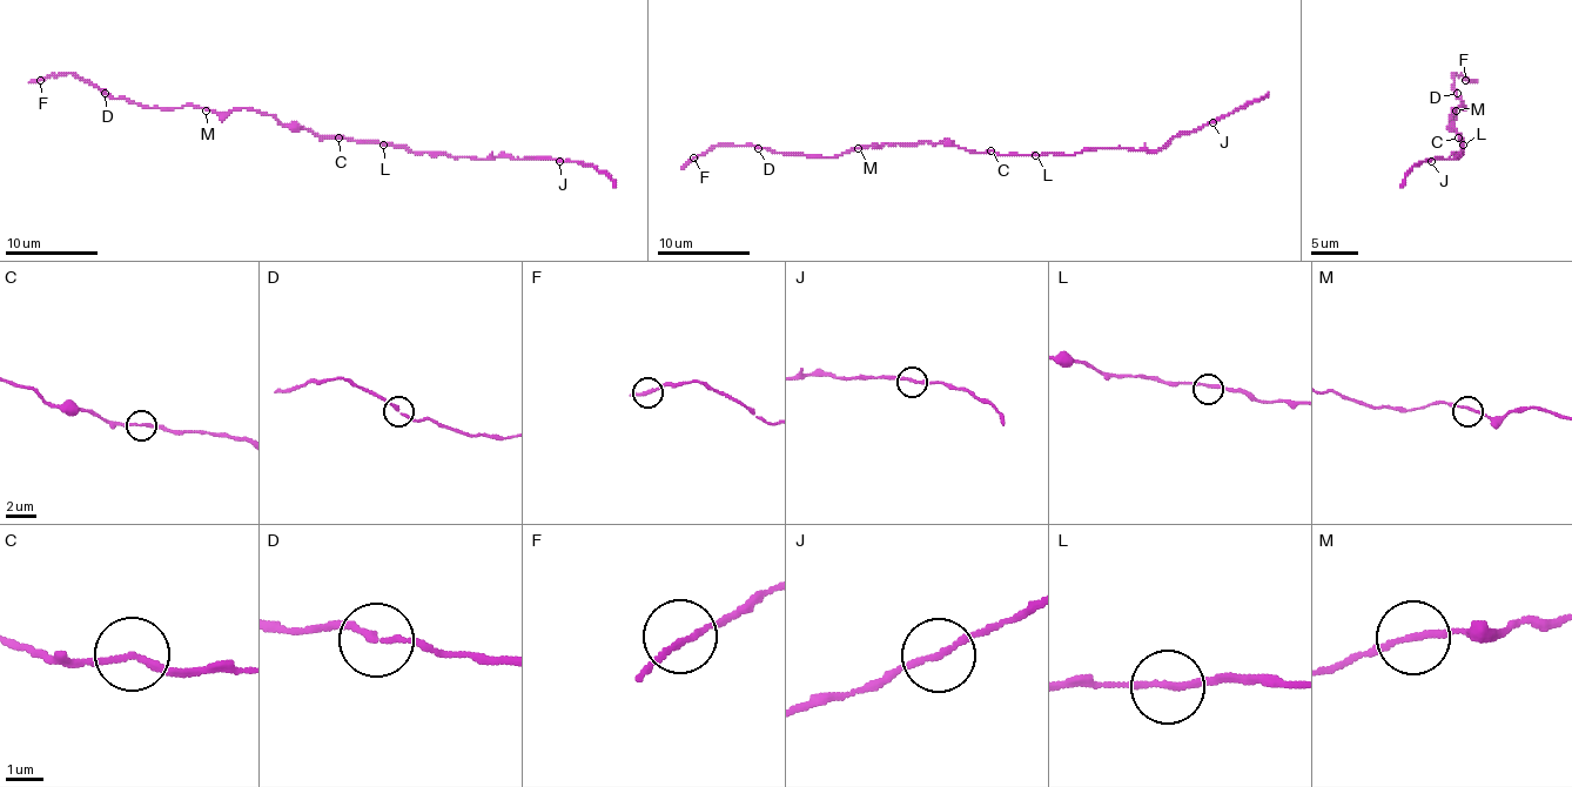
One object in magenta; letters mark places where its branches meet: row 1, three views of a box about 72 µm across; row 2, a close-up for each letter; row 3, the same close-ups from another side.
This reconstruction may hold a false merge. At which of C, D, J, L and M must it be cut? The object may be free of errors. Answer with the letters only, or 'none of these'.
none of these

